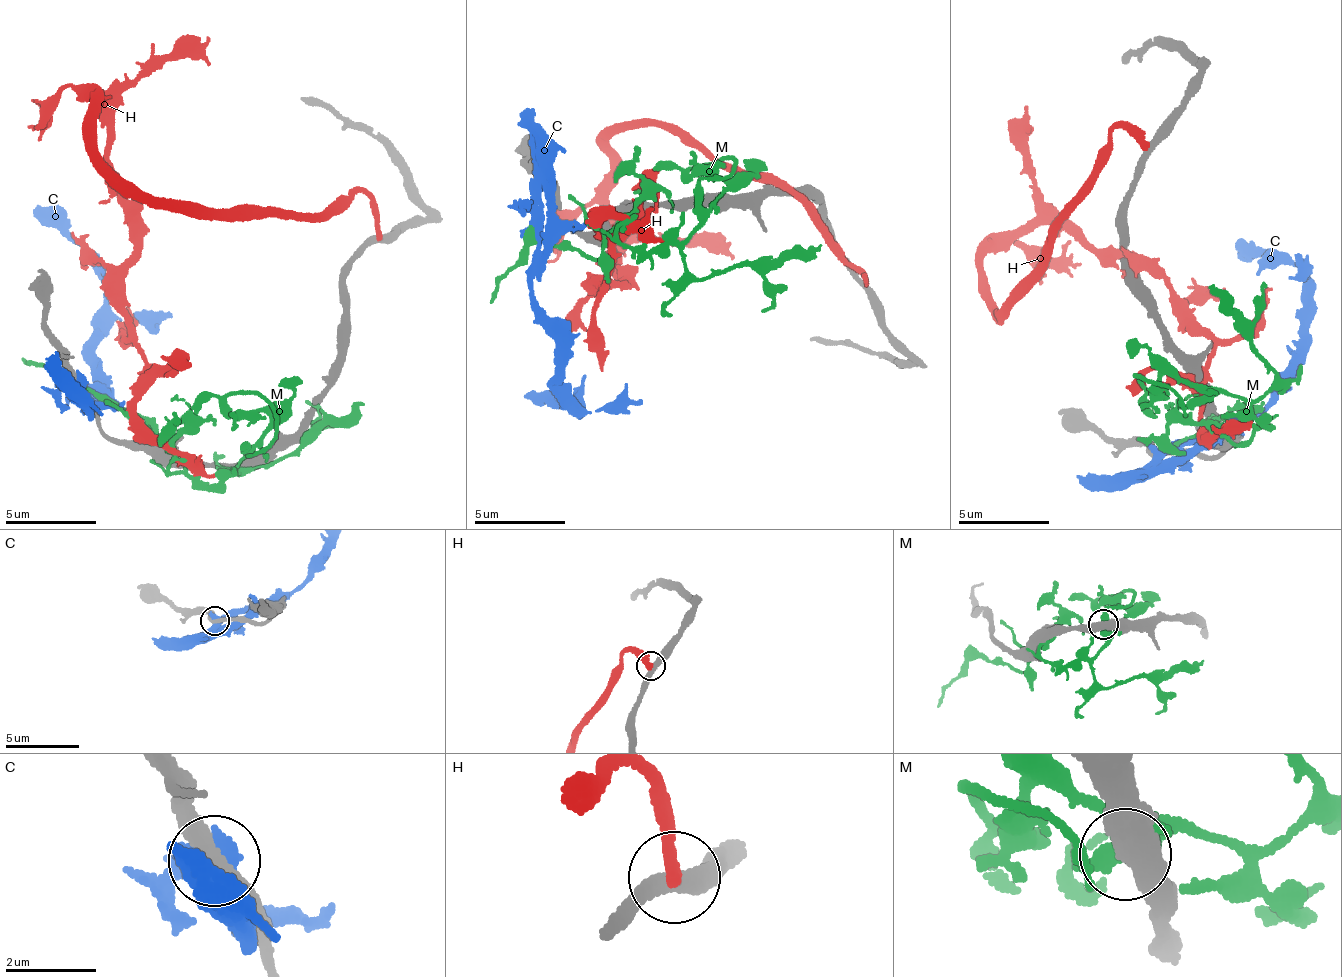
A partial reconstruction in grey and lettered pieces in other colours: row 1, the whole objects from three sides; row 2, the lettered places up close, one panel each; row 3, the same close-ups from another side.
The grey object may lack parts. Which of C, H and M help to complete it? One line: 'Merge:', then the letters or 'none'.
Merge: none

